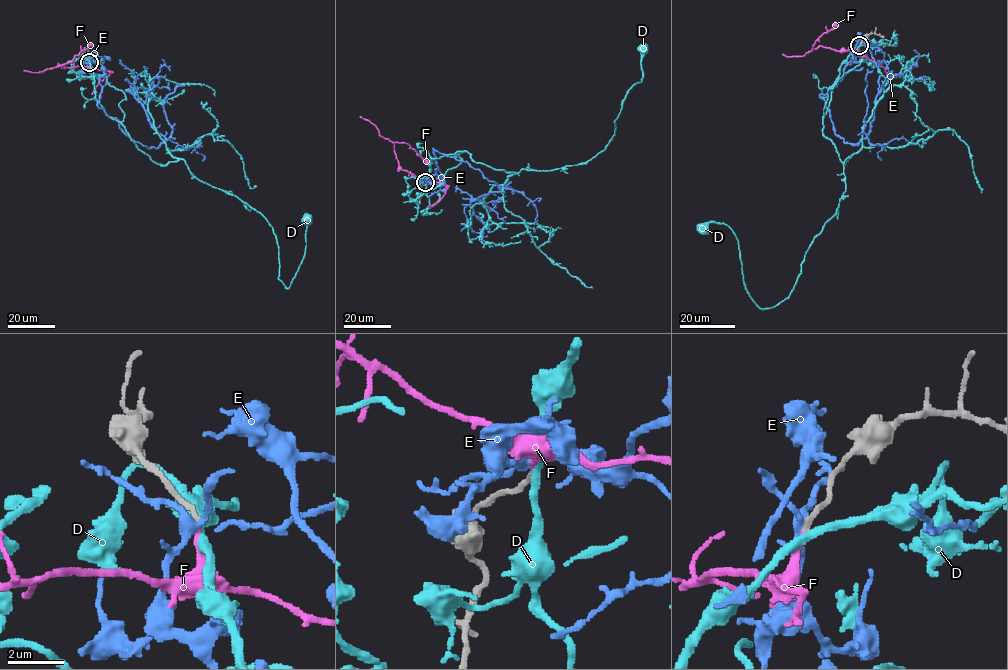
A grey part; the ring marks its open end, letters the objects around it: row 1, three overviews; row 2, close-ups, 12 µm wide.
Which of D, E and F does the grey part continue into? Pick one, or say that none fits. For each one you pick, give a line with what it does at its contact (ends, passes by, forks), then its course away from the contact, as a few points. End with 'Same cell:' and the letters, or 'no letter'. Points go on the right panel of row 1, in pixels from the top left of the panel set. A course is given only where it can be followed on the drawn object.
F: it ends | via (859, 45), (856, 50), (836, 51), (821, 46), (813, 49), (820, 37), (836, 23)
Same cell: F

